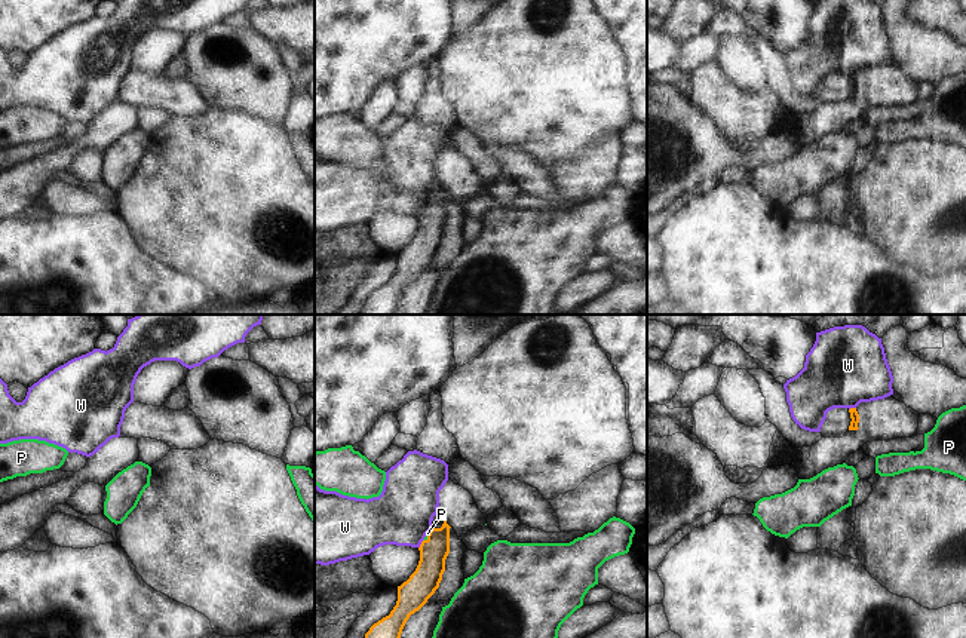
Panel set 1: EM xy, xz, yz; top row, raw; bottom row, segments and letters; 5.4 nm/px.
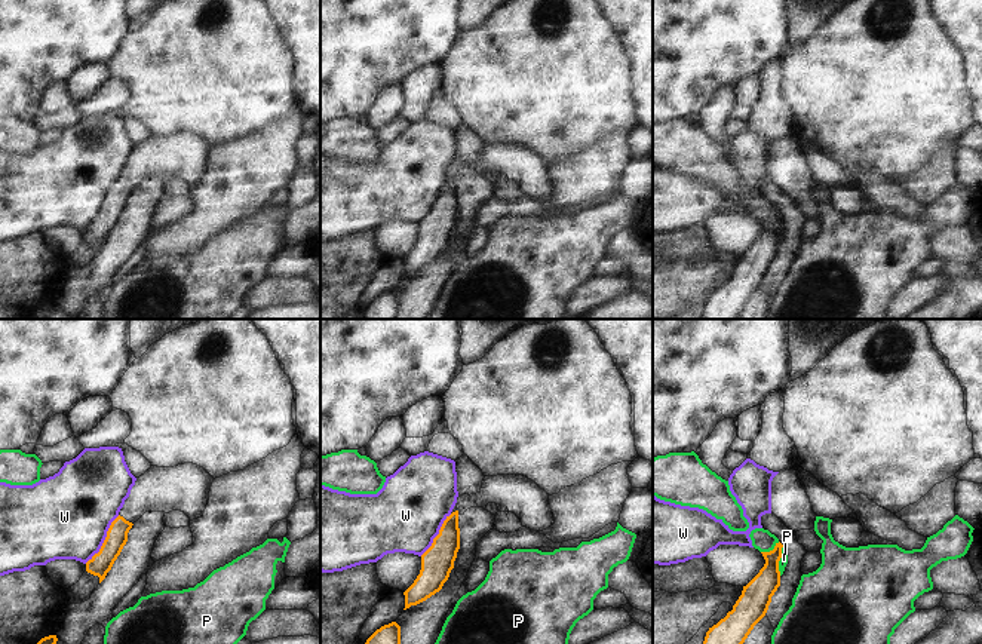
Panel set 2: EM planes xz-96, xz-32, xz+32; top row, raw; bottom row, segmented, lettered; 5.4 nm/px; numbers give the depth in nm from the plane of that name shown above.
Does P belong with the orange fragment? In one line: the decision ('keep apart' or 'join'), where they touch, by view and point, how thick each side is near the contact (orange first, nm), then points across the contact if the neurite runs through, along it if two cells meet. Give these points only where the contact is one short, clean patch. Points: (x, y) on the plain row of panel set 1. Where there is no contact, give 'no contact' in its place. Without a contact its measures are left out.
keep apart | xz (428, 205) | 160/20 nm | along xz (429, 201), (425, 208)

